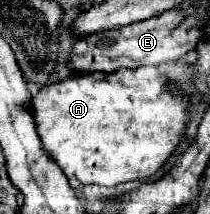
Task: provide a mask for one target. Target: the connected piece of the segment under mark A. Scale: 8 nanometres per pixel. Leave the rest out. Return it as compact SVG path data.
M145 66L137 70L121 68L113 74L99 72L89 76L71 76L67 80L43 86L35 96L31 96L29 102L43 150L67 178L77 178L81 184L115 186L129 180L149 178L177 148L191 112L191 104L185 96L173 96L163 90L161 84L163 76L157 68Z

